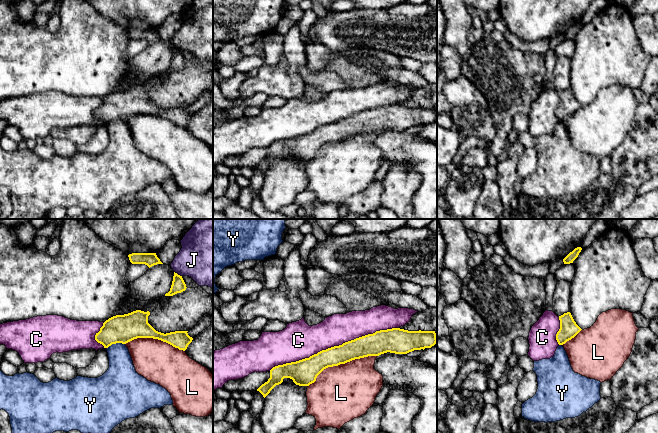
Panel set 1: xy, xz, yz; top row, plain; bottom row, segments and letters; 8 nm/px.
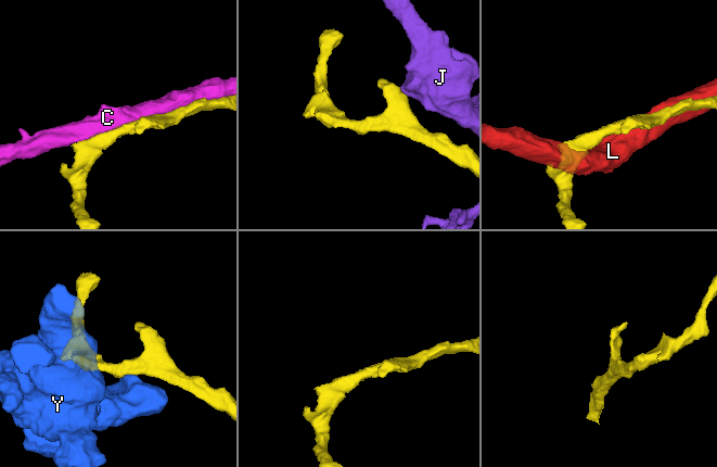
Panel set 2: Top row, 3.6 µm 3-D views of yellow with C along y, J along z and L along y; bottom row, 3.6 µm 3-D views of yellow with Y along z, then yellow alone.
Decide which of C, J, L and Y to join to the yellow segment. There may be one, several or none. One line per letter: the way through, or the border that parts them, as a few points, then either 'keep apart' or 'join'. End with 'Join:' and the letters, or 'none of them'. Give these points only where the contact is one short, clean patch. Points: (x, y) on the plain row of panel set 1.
C: keep apart
J: keep apart
L: keep apart
Y: border xy (124, 119), (112, 119), (107, 124); keep apart
Join: none of them

